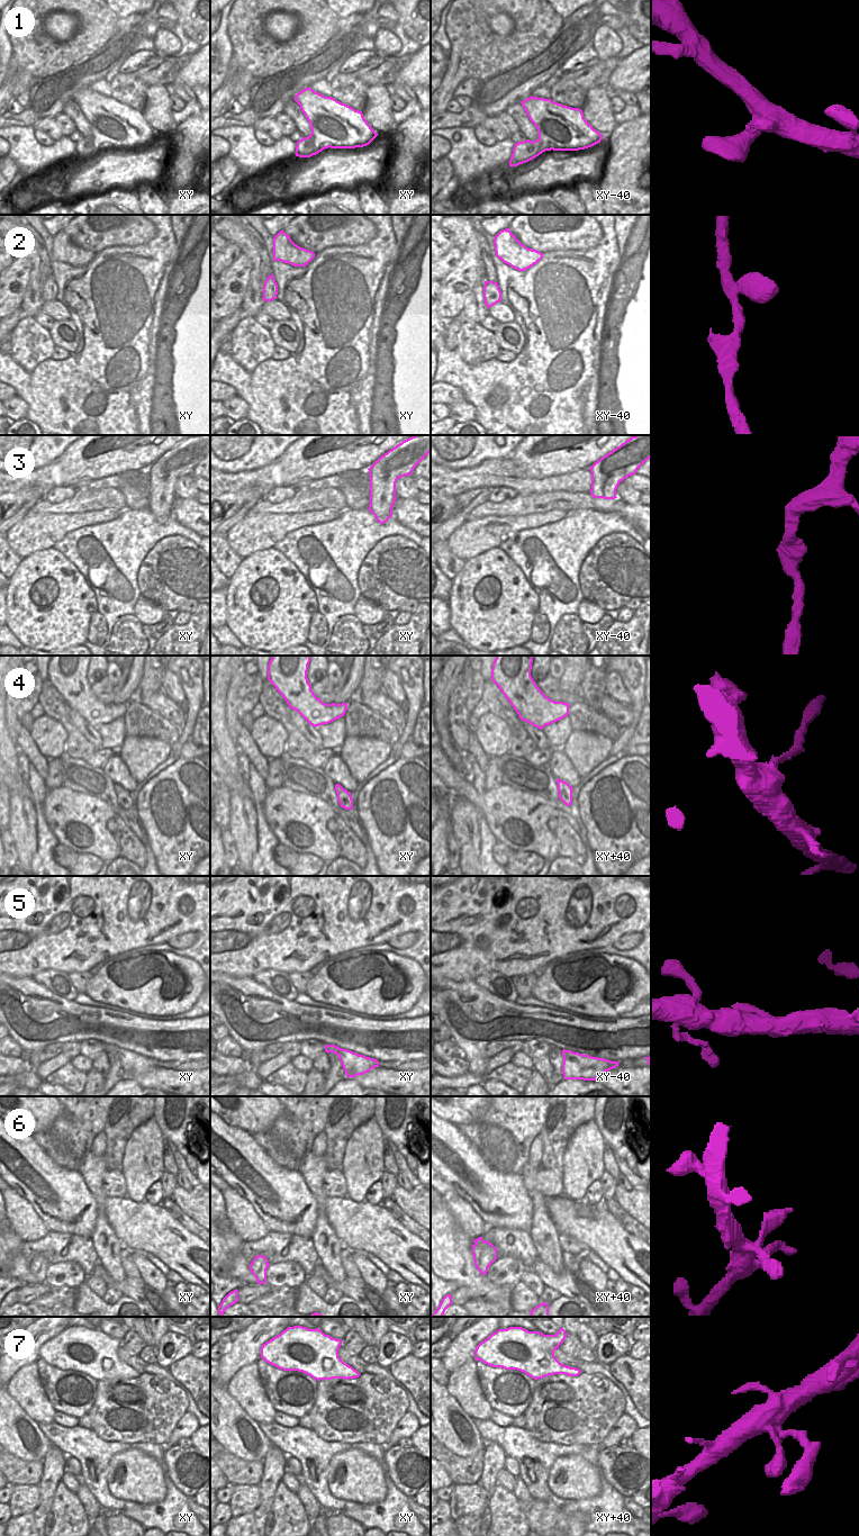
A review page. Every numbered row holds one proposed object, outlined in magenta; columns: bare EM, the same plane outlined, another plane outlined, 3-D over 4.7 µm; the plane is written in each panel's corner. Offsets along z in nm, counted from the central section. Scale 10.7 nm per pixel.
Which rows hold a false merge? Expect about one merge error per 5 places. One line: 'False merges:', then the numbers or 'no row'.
False merges: 4

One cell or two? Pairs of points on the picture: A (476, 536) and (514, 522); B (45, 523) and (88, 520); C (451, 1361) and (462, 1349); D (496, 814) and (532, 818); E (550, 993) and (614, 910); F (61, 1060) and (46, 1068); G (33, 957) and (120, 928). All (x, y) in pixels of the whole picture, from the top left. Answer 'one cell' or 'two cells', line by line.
A: one cell
B: one cell
C: one cell
D: one cell
E: two cells
F: one cell
G: one cell

